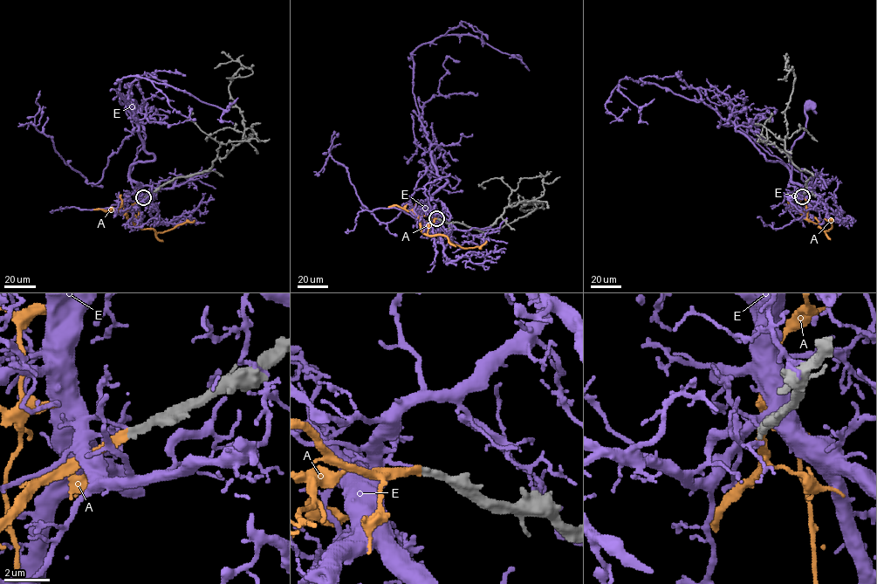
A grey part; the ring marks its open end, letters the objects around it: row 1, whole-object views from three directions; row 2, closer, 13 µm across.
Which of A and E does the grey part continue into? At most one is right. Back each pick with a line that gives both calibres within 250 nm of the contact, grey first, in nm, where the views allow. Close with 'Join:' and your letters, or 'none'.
A: 320 nm thick on the grey side, 360 nm on the other
Join: A

